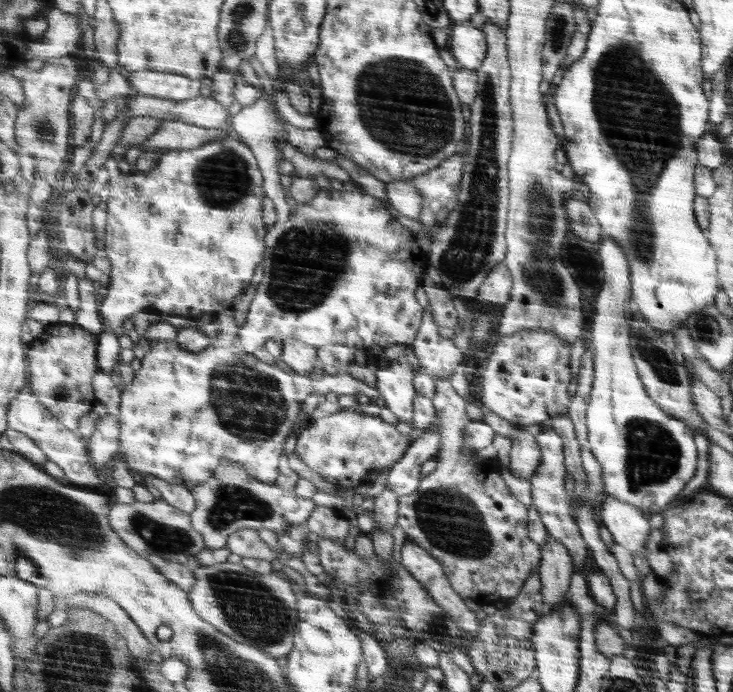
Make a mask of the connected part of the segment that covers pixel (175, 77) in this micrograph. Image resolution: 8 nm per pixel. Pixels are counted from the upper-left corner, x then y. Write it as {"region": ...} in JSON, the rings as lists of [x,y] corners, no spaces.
{"region":[[[140,70],[129,75],[137,96],[182,101],[197,97],[202,88],[201,80],[192,80],[172,72]]]}

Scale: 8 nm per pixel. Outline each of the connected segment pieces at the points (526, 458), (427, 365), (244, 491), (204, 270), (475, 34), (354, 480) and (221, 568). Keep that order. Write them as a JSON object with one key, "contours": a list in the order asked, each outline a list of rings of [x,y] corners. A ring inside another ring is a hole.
{"contours":[[[[511,425],[516,428],[515,439],[512,439],[510,462],[508,468],[516,478],[530,479],[535,474],[541,459],[540,445],[536,443],[536,436],[522,430],[522,425]]],[[[430,306],[425,307],[424,321],[417,338],[410,345],[420,361],[420,370],[415,371],[413,380],[416,394],[434,398],[436,381],[449,379],[454,369],[463,362],[464,355],[452,339],[438,334],[438,327],[430,314]]],[[[226,459],[214,469],[212,476],[190,489],[196,508],[189,514],[194,531],[203,537],[205,547],[210,549],[224,548],[229,535],[244,528],[268,529],[286,535],[290,526],[304,525],[317,505],[310,498],[291,495],[274,483],[250,477],[246,469]]],[[[230,136],[222,138],[222,140],[212,140],[201,144],[198,148],[192,150],[176,150],[166,151],[160,157],[158,164],[152,170],[146,172],[137,172],[135,174],[122,174],[118,163],[120,158],[110,156],[104,168],[109,170],[110,180],[108,186],[110,187],[109,199],[109,224],[108,224],[108,256],[113,262],[113,270],[111,276],[111,285],[109,286],[109,294],[103,298],[101,304],[102,318],[105,321],[105,327],[116,329],[122,327],[124,322],[132,318],[134,314],[147,311],[155,311],[156,313],[165,313],[178,315],[182,317],[198,319],[204,314],[217,315],[232,308],[234,298],[238,294],[242,294],[242,290],[250,284],[252,274],[256,264],[262,260],[262,252],[264,252],[264,236],[266,234],[266,226],[262,222],[262,176],[261,170],[256,166],[256,160],[252,156],[252,152],[248,150],[248,145],[244,146],[242,140],[236,140]]],[[[468,21],[451,24],[447,48],[458,63],[459,68],[480,69],[486,56],[486,42],[483,30],[474,28]]],[[[342,410],[331,415],[327,415],[325,417],[321,417],[319,420],[309,420],[309,425],[300,435],[297,437],[297,442],[295,446],[294,452],[296,452],[299,458],[308,466],[308,468],[312,468],[312,470],[318,472],[322,478],[324,478],[328,482],[332,482],[336,486],[340,486],[340,488],[357,488],[362,484],[362,481],[366,476],[368,476],[369,472],[373,469],[382,470],[382,468],[392,468],[398,459],[401,459],[404,456],[404,452],[406,452],[406,448],[408,448],[408,437],[410,437],[410,444],[412,444],[412,438],[410,434],[396,434],[396,428],[392,424],[386,424],[386,422],[382,422],[379,416],[370,416],[364,413],[359,413],[354,410]]],[[[226,561],[214,566],[201,566],[193,573],[196,583],[188,596],[194,610],[206,622],[213,623],[236,642],[260,647],[276,660],[292,652],[294,628],[299,621],[298,608],[292,586],[280,576],[280,572],[262,574]]]]}

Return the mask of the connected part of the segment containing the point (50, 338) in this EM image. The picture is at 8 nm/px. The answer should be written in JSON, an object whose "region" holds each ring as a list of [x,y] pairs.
{"region":[[[53,324],[47,326],[44,334],[36,338],[28,348],[28,358],[30,365],[30,386],[37,394],[42,404],[46,405],[56,418],[60,419],[70,430],[80,433],[82,418],[86,414],[92,413],[94,405],[99,404],[94,390],[94,378],[100,372],[99,363],[101,336],[88,331],[85,327],[74,324]]]}

